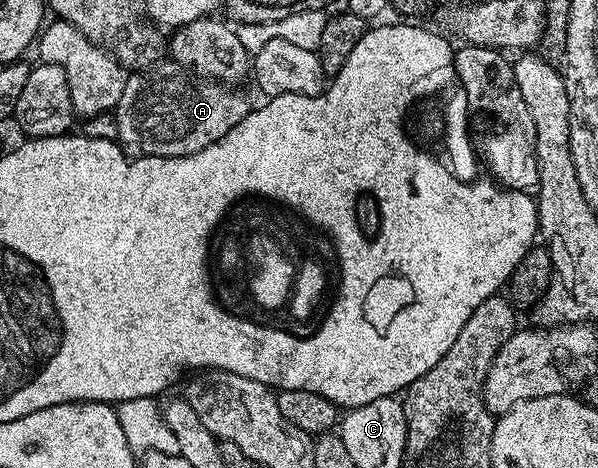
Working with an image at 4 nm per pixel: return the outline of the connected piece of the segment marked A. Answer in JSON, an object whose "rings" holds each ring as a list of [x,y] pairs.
{"rings":[[[160,62],[128,75],[125,94],[121,94],[113,115],[118,143],[128,156],[188,156],[225,138],[225,134],[229,134],[229,130],[233,130],[233,126],[237,126],[252,107],[252,101],[247,101],[234,87],[220,84],[218,80],[204,80],[192,69],[182,68],[180,64]]]}

